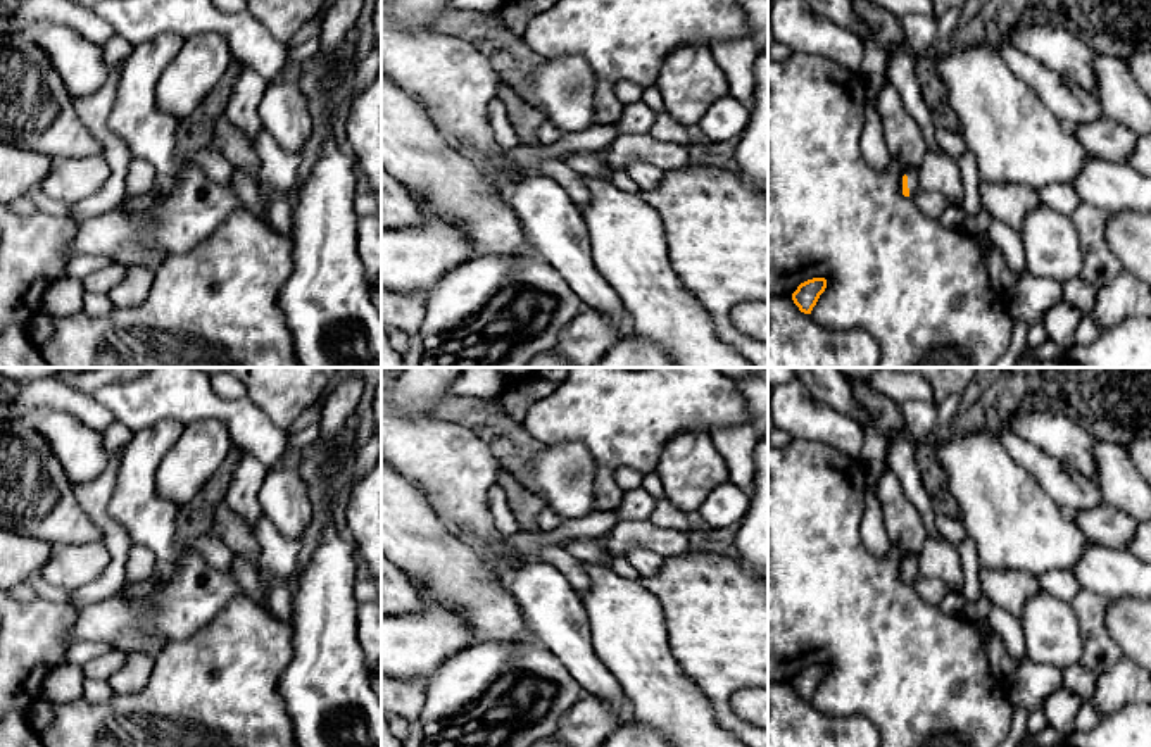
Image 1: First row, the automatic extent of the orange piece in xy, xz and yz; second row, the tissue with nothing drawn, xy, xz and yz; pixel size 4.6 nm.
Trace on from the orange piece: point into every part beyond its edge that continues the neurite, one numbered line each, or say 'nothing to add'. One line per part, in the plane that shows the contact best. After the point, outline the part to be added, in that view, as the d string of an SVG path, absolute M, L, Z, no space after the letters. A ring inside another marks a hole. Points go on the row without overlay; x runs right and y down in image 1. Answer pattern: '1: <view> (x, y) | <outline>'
1: yz (911, 561) | M918 554L909 556L906 562L908 562L909 583L913 585L918 574Z

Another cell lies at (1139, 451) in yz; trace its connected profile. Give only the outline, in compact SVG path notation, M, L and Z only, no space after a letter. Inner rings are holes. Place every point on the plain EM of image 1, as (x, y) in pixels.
M1137 438L1125 450L1144 481L1151 486L1151 438Z

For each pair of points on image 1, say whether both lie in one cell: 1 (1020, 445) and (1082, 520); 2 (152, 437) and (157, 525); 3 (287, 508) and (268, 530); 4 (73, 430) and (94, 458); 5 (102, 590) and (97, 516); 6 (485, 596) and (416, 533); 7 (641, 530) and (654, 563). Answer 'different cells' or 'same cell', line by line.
1: different cells
2: same cell
3: different cells
4: same cell
5: same cell
6: same cell
7: different cells

